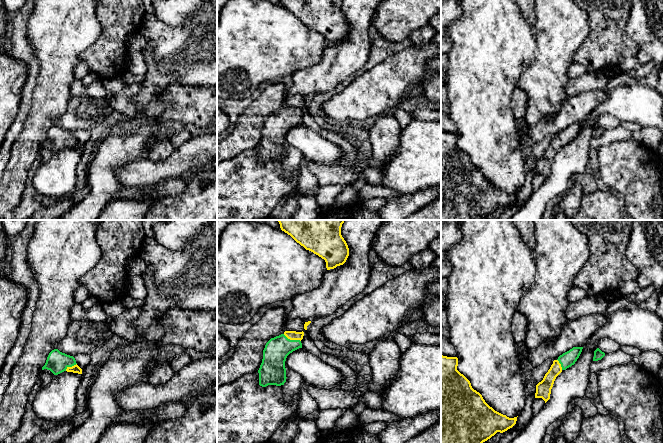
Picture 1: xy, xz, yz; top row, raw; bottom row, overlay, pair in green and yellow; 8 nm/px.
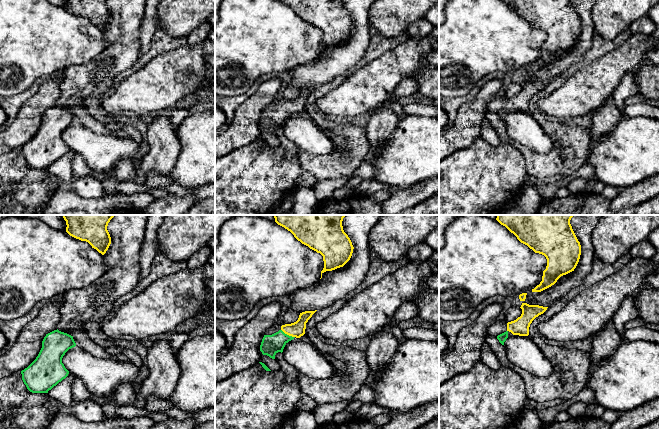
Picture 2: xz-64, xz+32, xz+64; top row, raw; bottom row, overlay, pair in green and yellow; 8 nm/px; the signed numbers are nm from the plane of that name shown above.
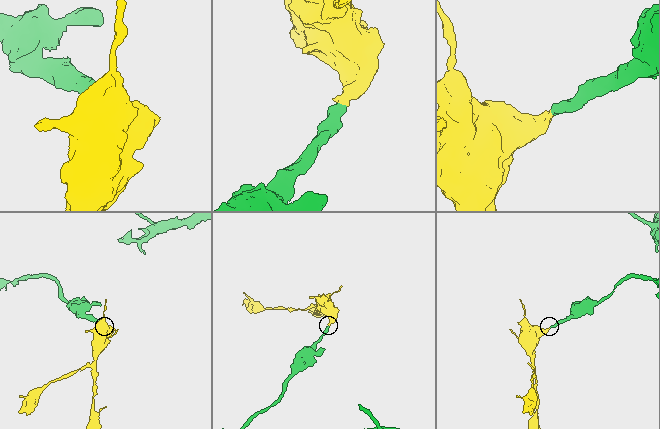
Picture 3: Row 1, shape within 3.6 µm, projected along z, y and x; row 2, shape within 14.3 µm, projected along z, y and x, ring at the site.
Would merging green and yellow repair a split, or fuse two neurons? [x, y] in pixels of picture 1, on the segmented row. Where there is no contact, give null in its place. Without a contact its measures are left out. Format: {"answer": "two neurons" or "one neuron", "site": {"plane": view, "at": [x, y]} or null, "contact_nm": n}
{"answer": "one neuron", "site": {"plane": "xz", "at": [292, 340]}, "contact_nm": 160}

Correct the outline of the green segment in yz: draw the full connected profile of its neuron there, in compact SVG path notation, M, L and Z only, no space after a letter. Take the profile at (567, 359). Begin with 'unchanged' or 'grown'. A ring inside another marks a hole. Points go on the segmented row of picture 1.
grown; M573 347L569 351L563 353L557 360L553 361L543 380L536 385L535 398L542 398L545 403L550 399L551 389L556 377L567 368L575 364L579 358L583 347Z

